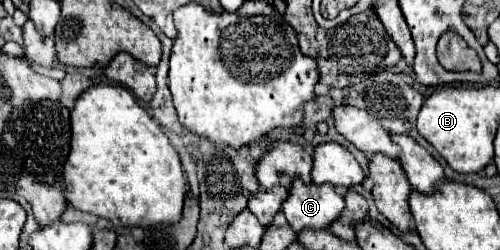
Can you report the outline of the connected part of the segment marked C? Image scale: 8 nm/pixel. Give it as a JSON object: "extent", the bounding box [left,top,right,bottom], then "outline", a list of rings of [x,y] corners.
{"extent":[282,179,344,233],"outline":[[[294,179],[288,189],[288,199],[282,203],[282,211],[290,227],[300,233],[302,229],[328,229],[344,209],[344,197],[334,185],[306,185],[302,179]]]}

